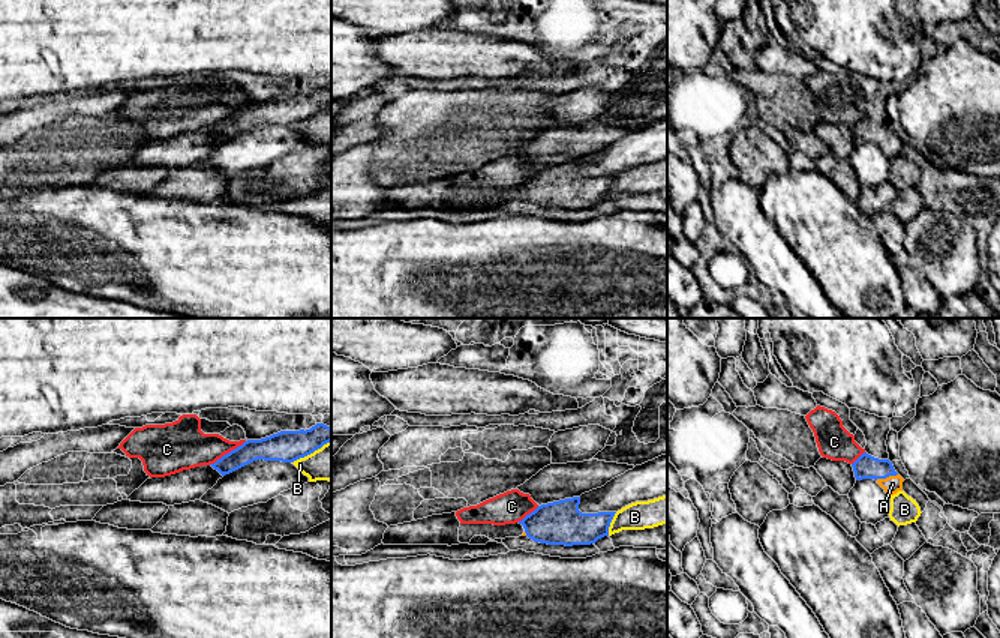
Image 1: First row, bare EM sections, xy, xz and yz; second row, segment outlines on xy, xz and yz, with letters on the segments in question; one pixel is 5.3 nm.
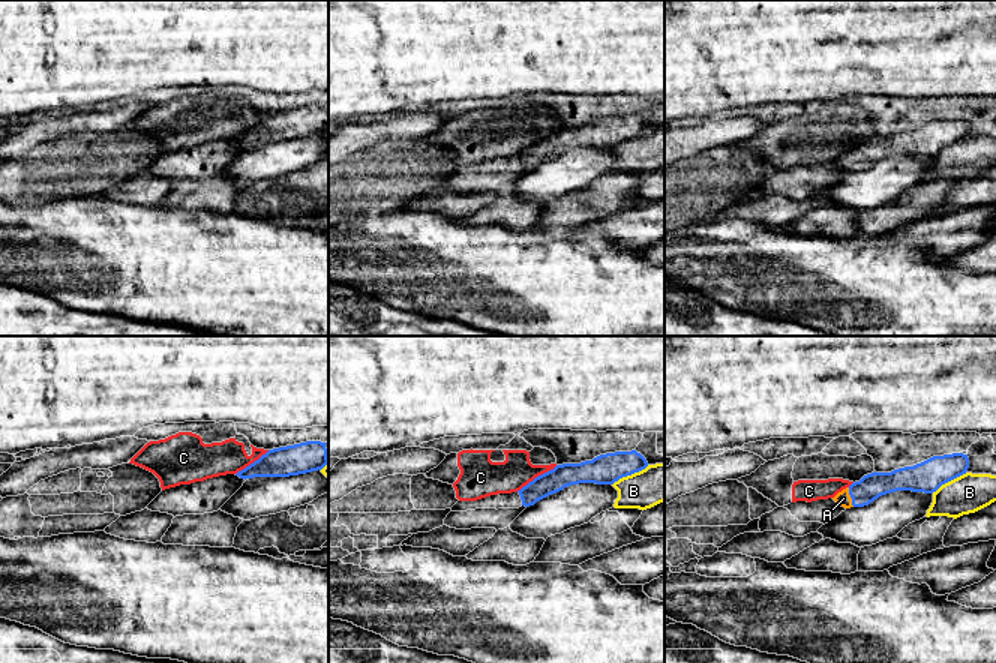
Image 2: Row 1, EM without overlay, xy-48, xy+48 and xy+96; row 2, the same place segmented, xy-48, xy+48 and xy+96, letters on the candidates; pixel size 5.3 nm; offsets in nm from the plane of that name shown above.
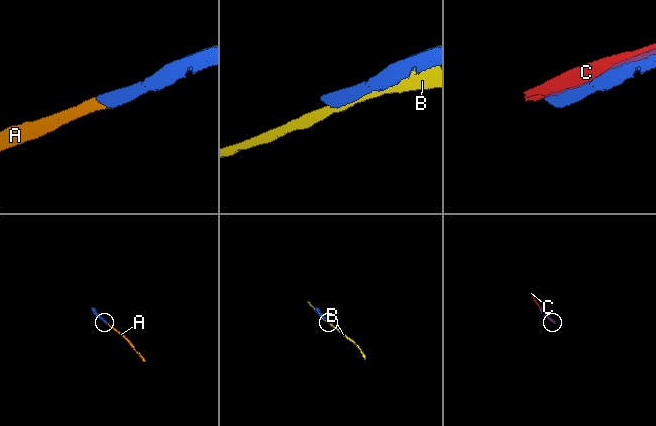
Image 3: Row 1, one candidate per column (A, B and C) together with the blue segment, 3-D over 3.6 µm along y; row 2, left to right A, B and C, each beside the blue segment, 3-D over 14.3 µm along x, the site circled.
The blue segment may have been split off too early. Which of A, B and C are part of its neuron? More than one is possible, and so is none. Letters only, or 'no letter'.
A

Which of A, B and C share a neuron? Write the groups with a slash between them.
A / B / C

